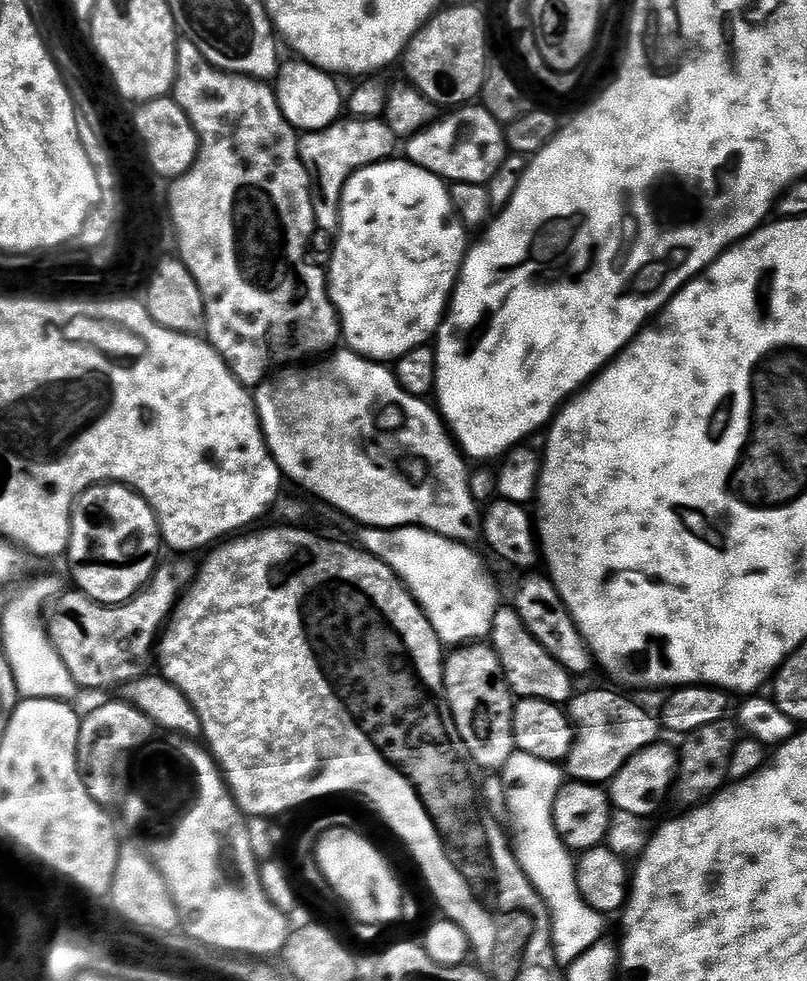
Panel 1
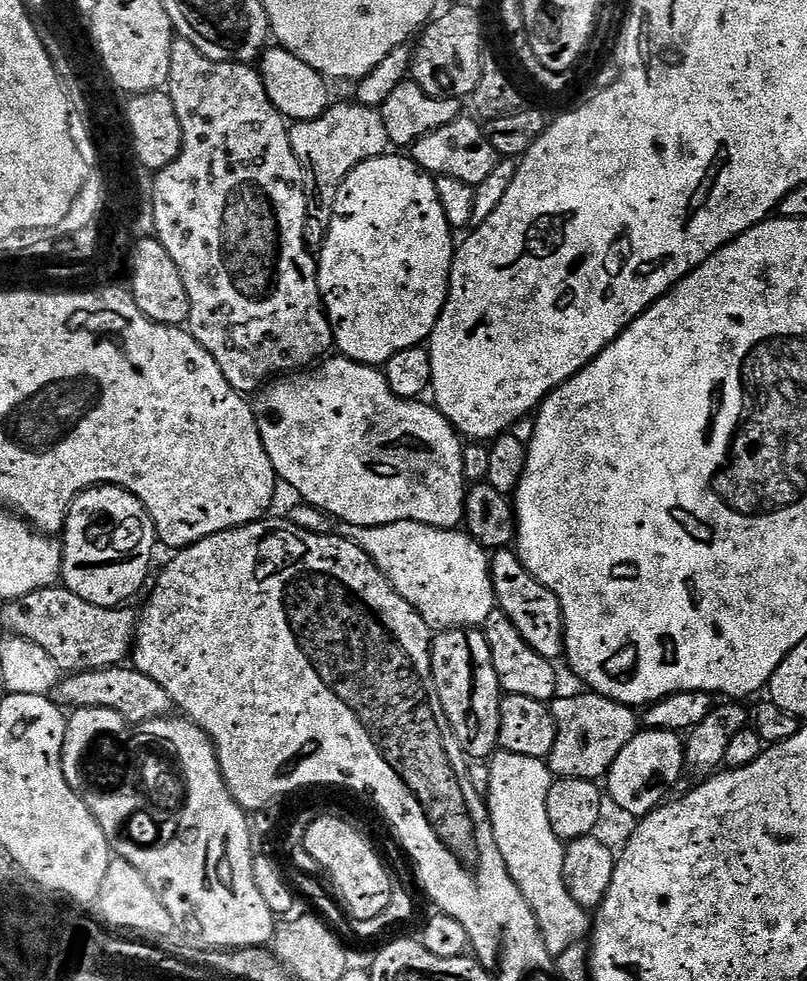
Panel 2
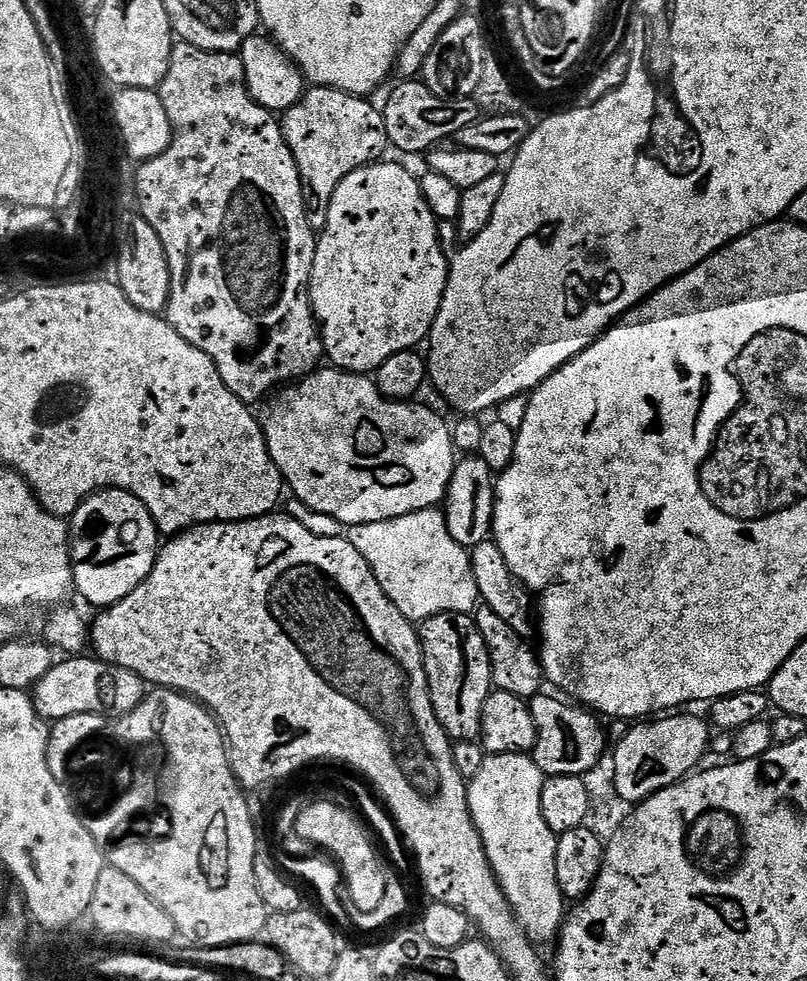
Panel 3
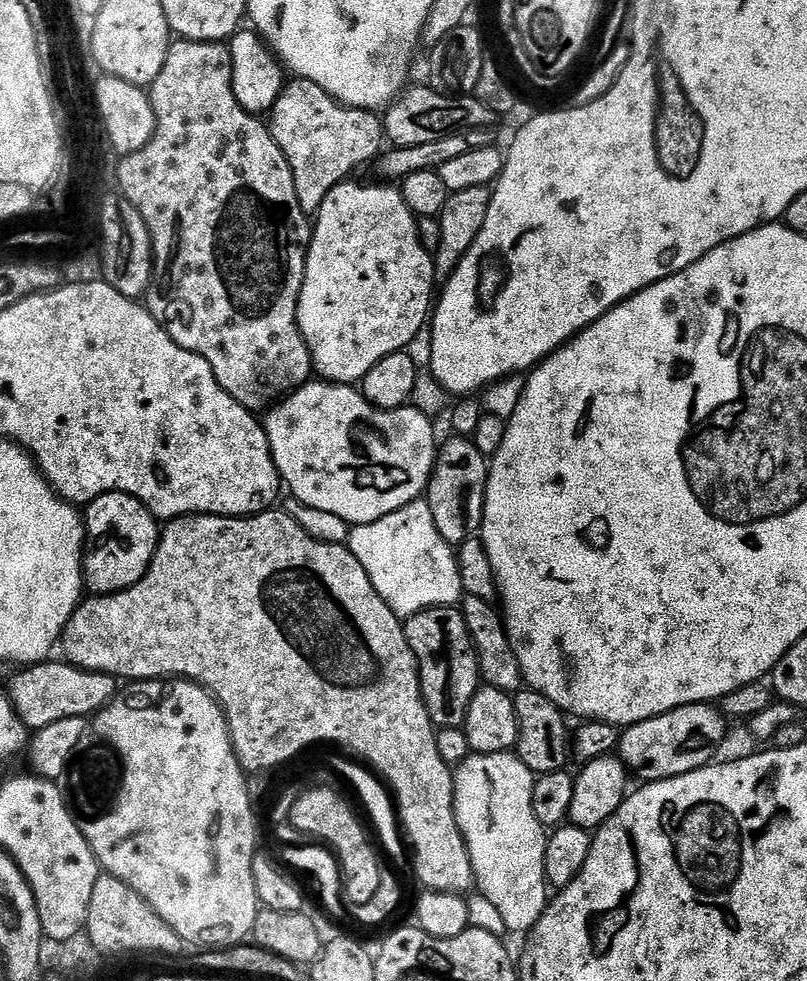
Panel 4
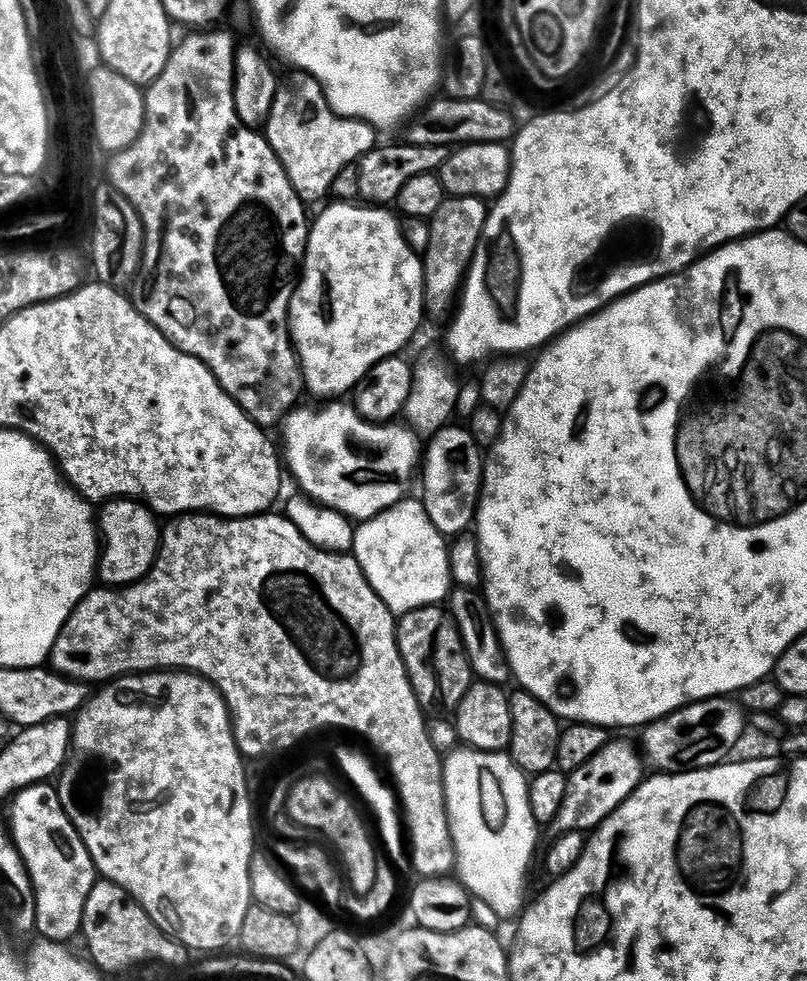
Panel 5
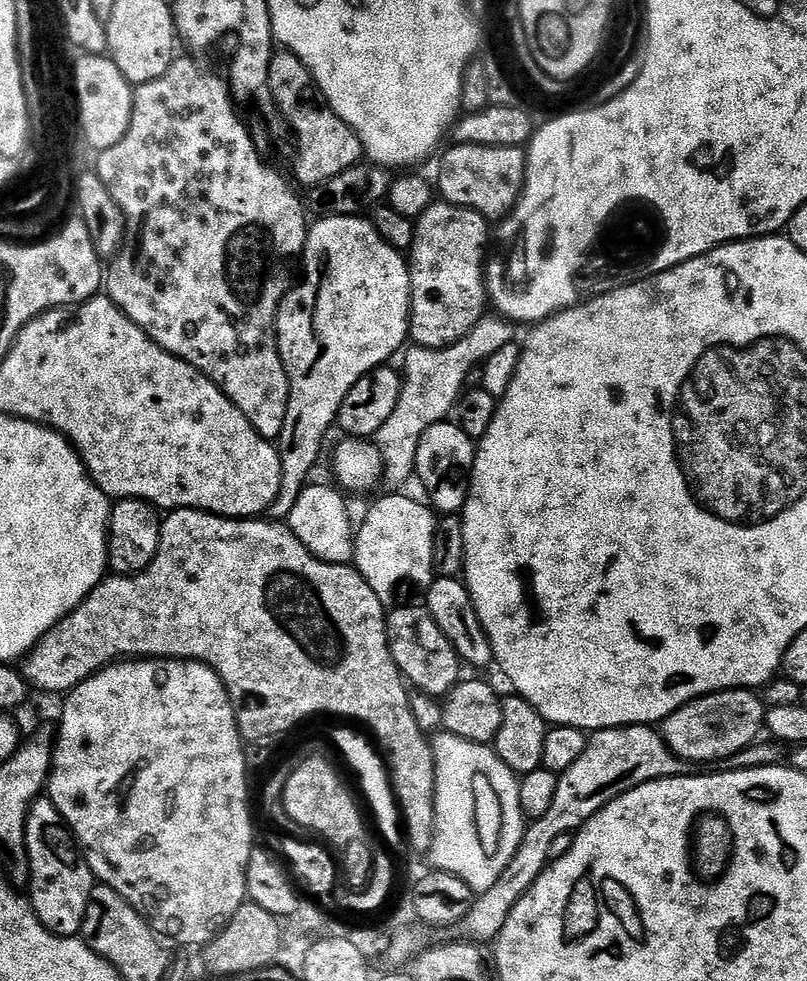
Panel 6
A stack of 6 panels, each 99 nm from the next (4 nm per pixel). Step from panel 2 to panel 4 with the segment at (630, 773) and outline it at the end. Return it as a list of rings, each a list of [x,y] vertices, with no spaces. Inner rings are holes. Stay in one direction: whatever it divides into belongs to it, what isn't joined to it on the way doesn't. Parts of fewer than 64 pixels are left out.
[[[711,703],[687,704],[681,708],[670,710],[661,716],[655,716],[649,720],[643,720],[637,724],[625,727],[619,737],[618,756],[623,761],[627,771],[633,777],[635,775],[640,782],[651,782],[653,780],[669,780],[682,774],[690,774],[694,770],[703,768],[713,763],[716,751],[721,751],[726,740],[726,716],[719,707]]]

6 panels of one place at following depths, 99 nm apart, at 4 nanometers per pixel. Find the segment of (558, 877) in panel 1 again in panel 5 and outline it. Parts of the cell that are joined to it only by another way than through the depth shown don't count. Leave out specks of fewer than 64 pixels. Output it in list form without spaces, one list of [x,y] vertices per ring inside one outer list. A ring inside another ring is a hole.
[[[460,746],[447,753],[443,761],[446,810],[456,855],[455,875],[473,901],[481,900],[494,915],[519,917],[526,904],[524,887],[528,884],[528,867],[536,856],[538,831],[534,814],[530,814],[529,777],[504,752],[480,752],[477,748]]]

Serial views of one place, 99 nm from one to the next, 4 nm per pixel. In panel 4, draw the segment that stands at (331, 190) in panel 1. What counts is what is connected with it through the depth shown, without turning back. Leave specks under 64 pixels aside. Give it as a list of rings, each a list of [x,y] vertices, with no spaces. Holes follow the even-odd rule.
[[[289,79],[276,104],[271,108],[270,117],[274,142],[278,142],[282,154],[286,154],[286,162],[290,162],[290,170],[294,174],[294,190],[298,190],[298,202],[302,210],[309,214],[319,212],[326,194],[330,194],[334,186],[345,183],[355,168],[375,161],[386,144],[384,126],[375,111],[366,108],[345,108],[333,96],[326,94],[322,86],[309,80]]]

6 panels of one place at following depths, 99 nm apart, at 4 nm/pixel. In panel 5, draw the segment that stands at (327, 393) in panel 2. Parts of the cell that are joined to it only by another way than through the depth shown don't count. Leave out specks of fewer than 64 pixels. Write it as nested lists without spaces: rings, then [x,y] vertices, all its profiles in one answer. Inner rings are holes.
[[[328,402],[325,408],[304,408],[305,406],[297,406],[284,417],[282,421],[282,429],[284,428],[284,448],[282,444],[282,456],[286,461],[287,471],[292,471],[294,479],[300,483],[299,491],[308,499],[316,501],[318,504],[323,504],[326,508],[333,508],[335,512],[341,512],[343,516],[347,516],[349,520],[353,522],[363,522],[374,518],[378,514],[385,512],[390,506],[397,504],[399,500],[405,499],[406,492],[404,487],[412,480],[412,471],[417,471],[418,461],[422,456],[421,445],[418,443],[418,438],[414,432],[403,423],[389,422],[387,424],[371,424],[368,420],[363,420],[358,413],[356,413],[355,407],[351,403],[340,404],[344,402]]]

